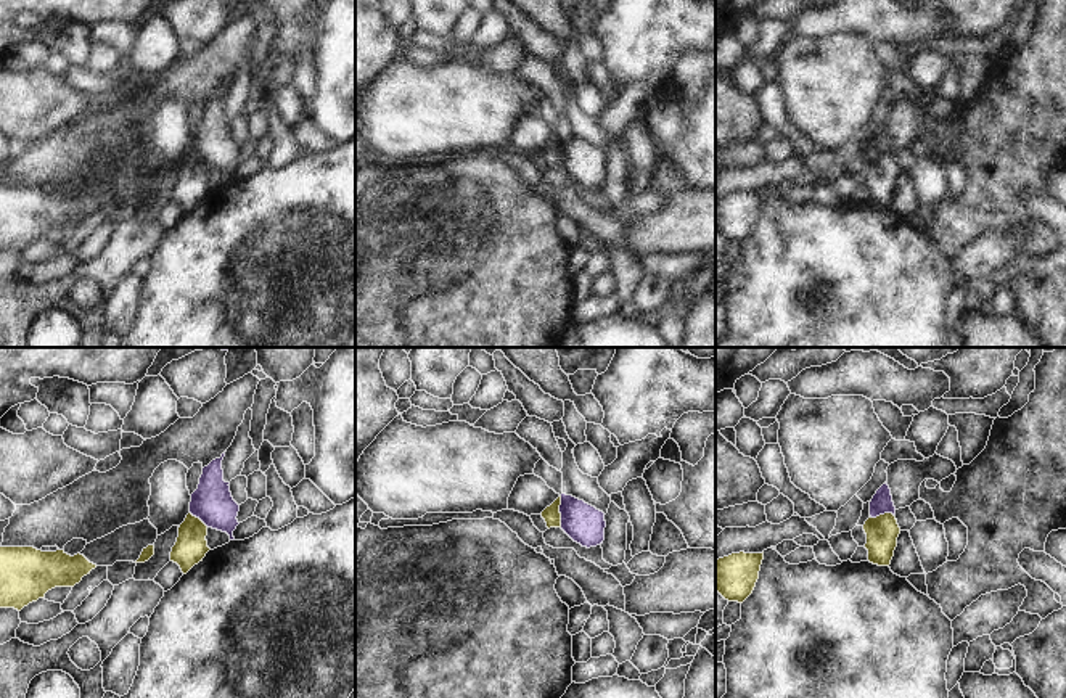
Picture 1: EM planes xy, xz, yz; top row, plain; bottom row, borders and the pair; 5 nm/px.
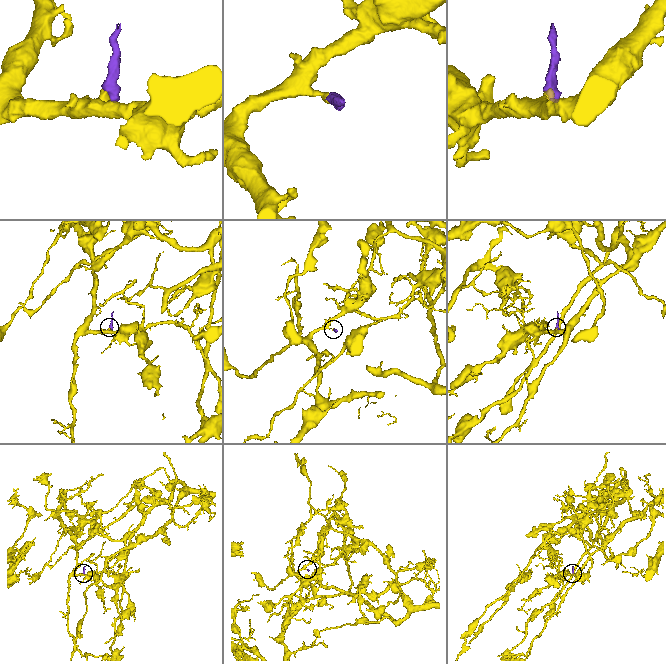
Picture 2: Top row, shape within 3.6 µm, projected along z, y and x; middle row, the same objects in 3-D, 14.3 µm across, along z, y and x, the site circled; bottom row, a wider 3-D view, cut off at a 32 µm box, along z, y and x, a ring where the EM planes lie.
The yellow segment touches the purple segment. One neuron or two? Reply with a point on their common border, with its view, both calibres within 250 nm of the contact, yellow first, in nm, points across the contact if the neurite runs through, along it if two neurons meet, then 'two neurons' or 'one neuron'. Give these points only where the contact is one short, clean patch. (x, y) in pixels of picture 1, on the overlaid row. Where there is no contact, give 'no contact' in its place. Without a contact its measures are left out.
meets yellow in xz at (558, 512); 90 nm thick on the yellow side, 190 nm on the other; border along xz (561, 496), (560, 526); two neurons

